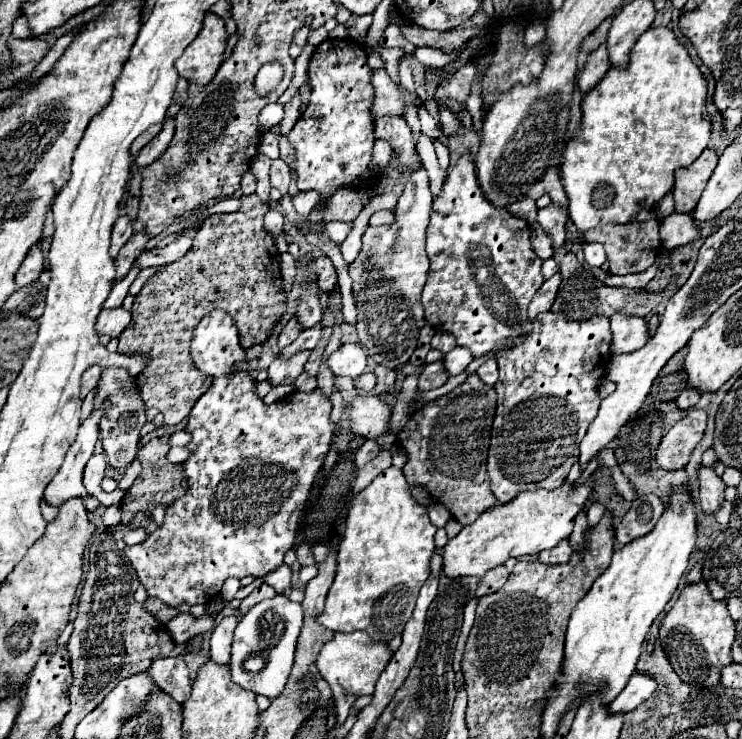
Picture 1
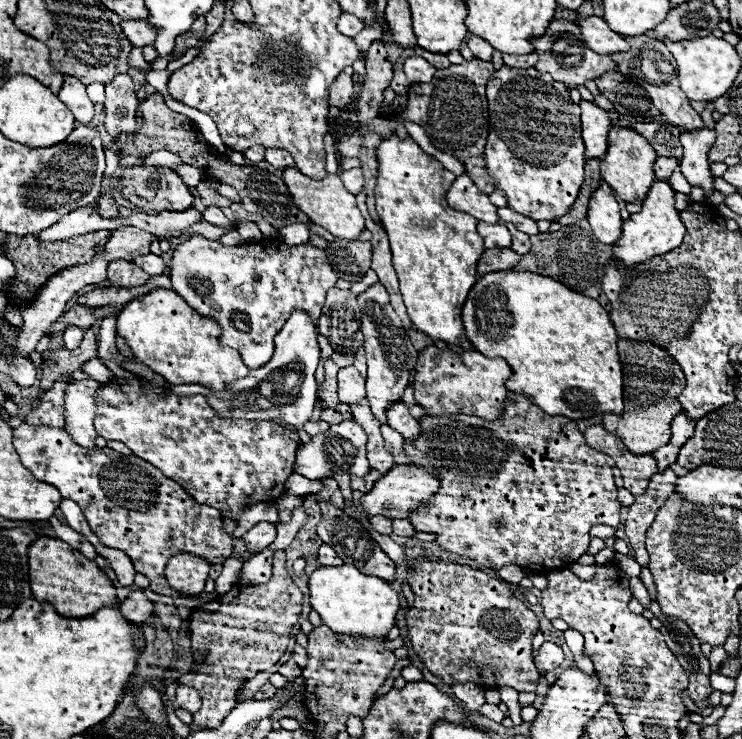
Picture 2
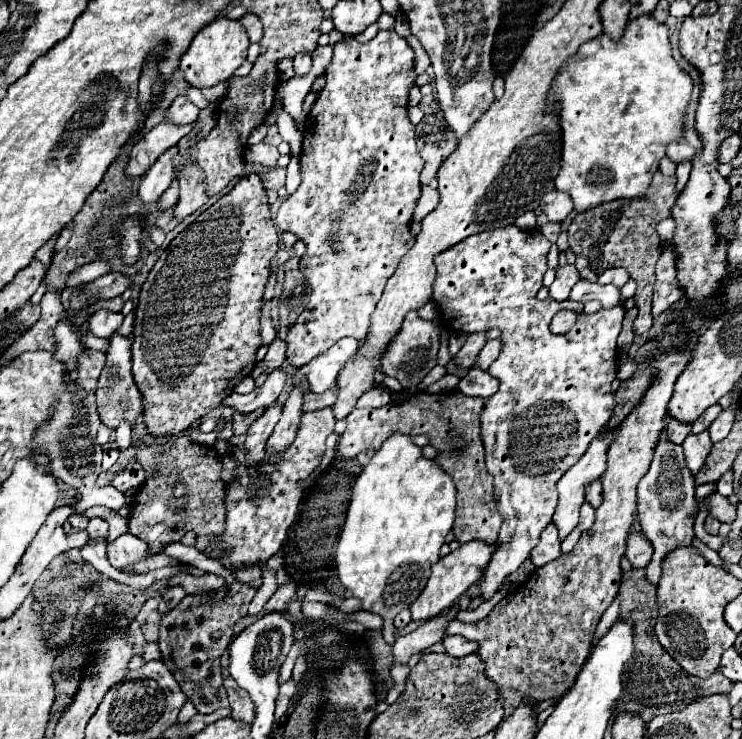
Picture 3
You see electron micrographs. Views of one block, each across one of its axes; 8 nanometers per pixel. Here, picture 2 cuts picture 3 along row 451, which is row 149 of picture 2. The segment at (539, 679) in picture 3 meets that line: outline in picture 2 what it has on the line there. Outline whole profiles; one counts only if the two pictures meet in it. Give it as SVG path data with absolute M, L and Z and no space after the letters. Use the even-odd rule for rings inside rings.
M630 128L610 130L608 152L602 158L600 172L602 172L604 180L612 186L612 190L616 190L616 194L624 202L636 202L636 200L644 200L648 196L648 190L650 190L652 182L656 180L656 176L654 176L654 162L656 162L656 158L658 158L658 154L644 140L644 136L636 134Z

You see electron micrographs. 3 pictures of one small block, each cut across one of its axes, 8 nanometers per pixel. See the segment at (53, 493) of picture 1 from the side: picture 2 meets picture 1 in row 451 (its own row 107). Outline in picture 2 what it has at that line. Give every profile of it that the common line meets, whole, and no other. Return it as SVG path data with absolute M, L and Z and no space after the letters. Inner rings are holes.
M64 76L64 86L58 98L72 110L78 122L88 124L94 118L94 104L86 94L86 86L76 76Z

